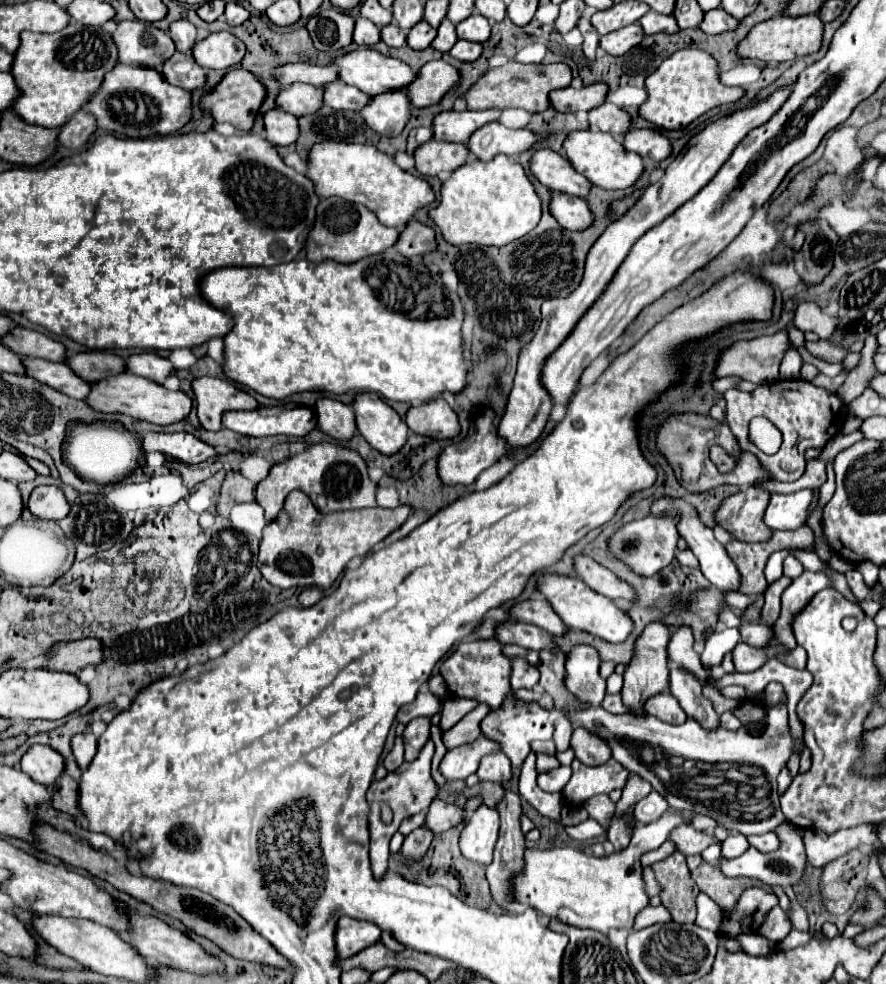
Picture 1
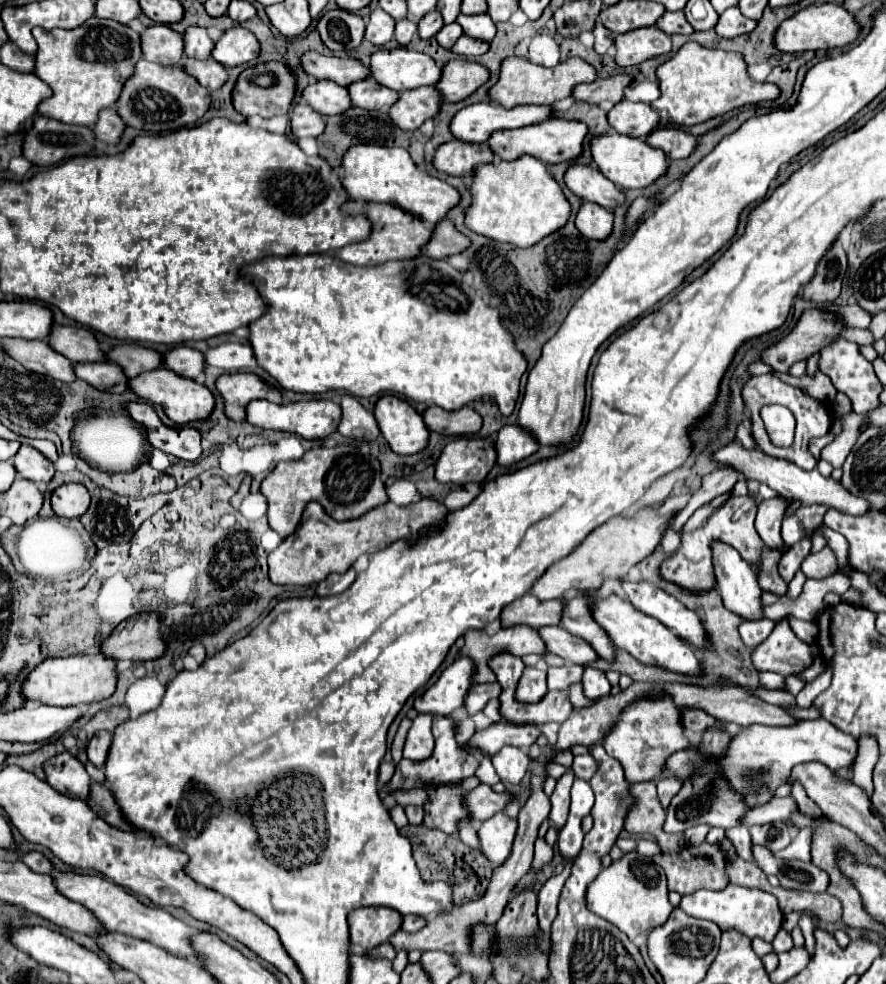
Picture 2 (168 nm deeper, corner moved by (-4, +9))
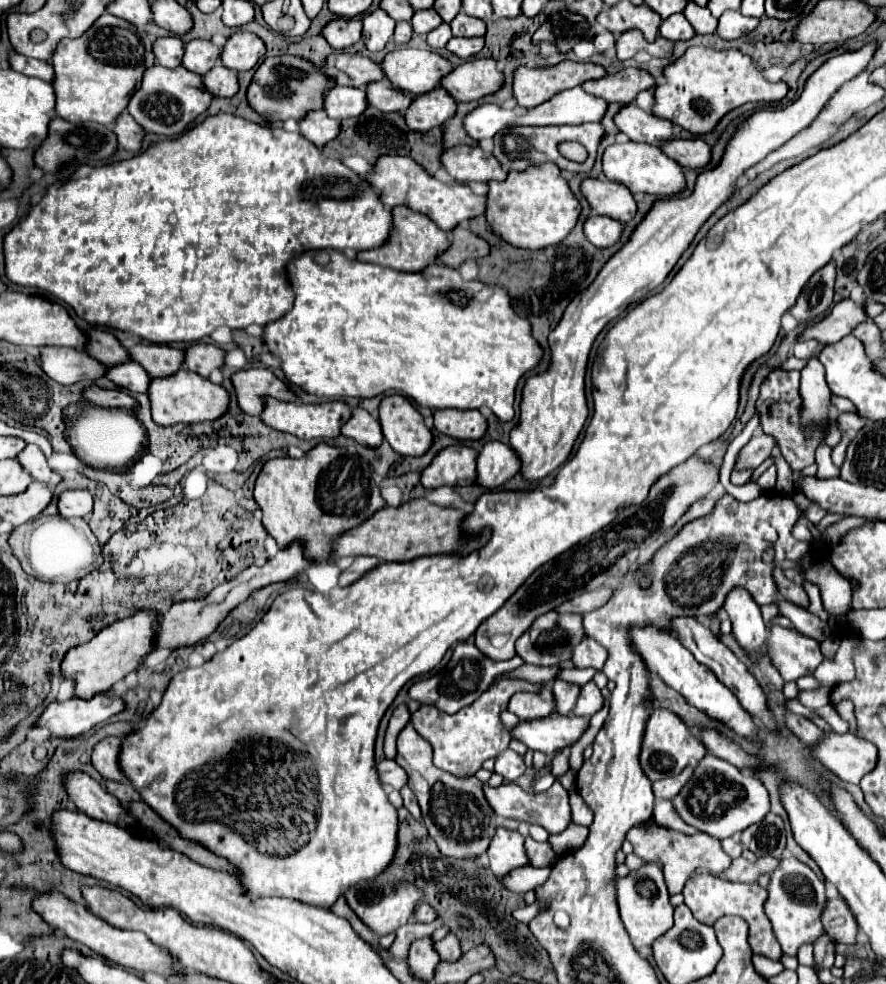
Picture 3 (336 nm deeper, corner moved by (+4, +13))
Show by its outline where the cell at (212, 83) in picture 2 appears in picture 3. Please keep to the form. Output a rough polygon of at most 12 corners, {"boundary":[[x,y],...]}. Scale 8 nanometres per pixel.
{"boundary":[[217,63],[203,75],[203,85],[219,97],[239,89],[237,71]]}

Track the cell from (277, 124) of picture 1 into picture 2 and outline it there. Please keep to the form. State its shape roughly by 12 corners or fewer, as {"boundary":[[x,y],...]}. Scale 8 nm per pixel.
{"boundary":[[299,101],[291,129],[299,137],[319,137],[325,117]]}

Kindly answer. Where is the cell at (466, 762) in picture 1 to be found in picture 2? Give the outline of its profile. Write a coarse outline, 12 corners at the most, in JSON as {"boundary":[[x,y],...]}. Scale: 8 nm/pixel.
{"boundary":[[501,721],[471,739],[471,747],[495,755],[505,745],[531,747],[535,725]]}

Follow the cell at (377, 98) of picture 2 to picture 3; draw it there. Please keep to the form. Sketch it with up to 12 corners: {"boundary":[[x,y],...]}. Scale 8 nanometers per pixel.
{"boundary":[[387,79],[367,85],[367,103],[379,111],[403,111],[413,95]]}

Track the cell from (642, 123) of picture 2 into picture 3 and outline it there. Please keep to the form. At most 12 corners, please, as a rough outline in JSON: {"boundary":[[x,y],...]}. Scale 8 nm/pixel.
{"boundary":[[623,105],[613,117],[631,141],[673,139],[673,123]]}

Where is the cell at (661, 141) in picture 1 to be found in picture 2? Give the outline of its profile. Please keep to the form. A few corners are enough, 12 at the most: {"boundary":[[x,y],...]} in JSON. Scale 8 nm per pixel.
{"boundary":[[657,129],[647,143],[671,159],[687,159],[697,137],[681,129]]}

